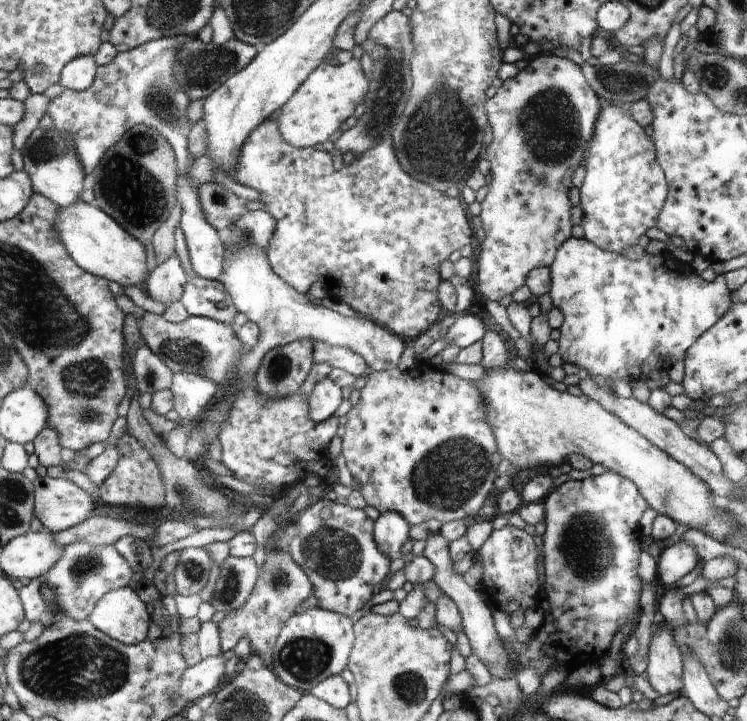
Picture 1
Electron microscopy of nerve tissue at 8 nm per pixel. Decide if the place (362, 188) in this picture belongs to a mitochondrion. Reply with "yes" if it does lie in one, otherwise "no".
no

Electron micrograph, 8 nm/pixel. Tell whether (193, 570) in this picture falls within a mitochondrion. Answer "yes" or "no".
yes

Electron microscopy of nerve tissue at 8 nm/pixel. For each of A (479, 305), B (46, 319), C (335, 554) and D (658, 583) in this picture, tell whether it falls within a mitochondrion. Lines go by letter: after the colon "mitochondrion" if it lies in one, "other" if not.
A: other
B: mitochondrion
C: mitochondrion
D: other

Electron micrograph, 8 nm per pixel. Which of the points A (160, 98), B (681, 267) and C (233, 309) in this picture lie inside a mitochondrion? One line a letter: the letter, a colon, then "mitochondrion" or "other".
A: mitochondrion
B: other
C: other

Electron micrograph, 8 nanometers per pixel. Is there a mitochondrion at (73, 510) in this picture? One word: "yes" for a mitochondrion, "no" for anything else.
no

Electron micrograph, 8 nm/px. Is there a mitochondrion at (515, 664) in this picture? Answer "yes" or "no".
no

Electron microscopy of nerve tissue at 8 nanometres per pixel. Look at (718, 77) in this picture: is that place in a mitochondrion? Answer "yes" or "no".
yes

